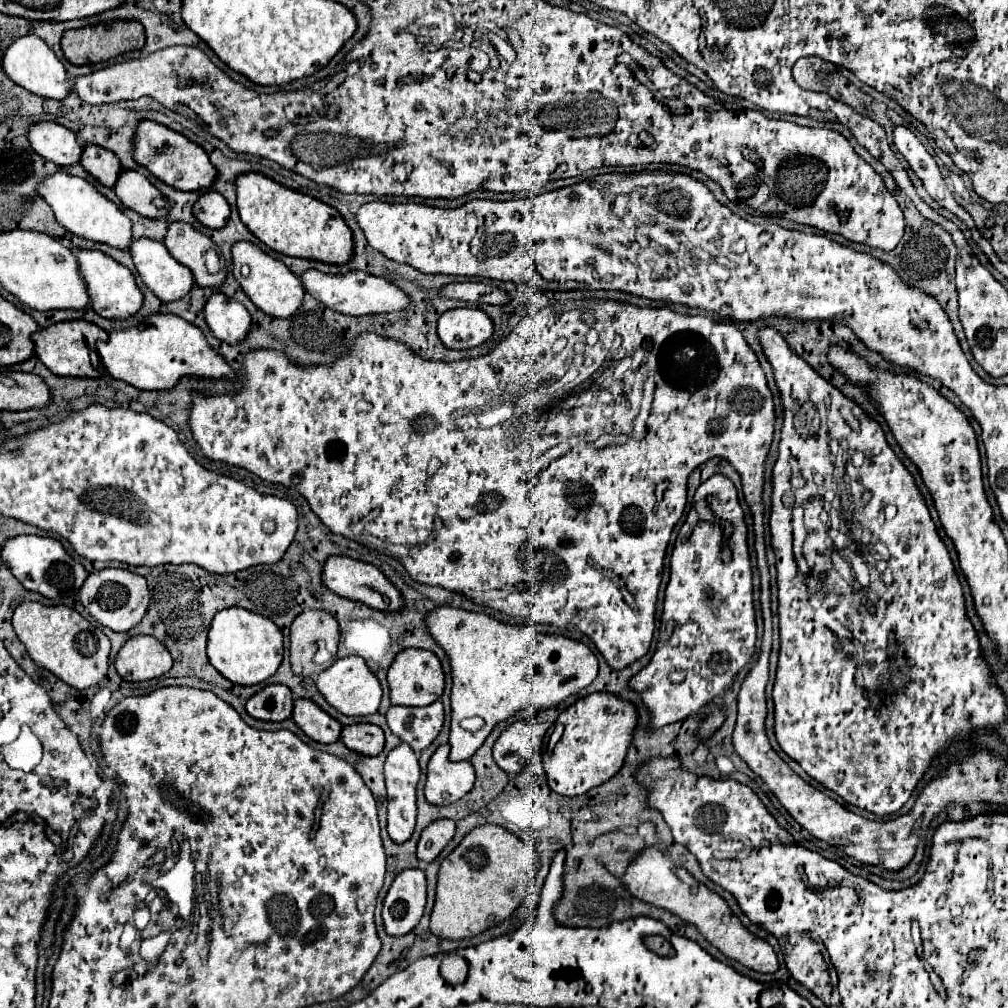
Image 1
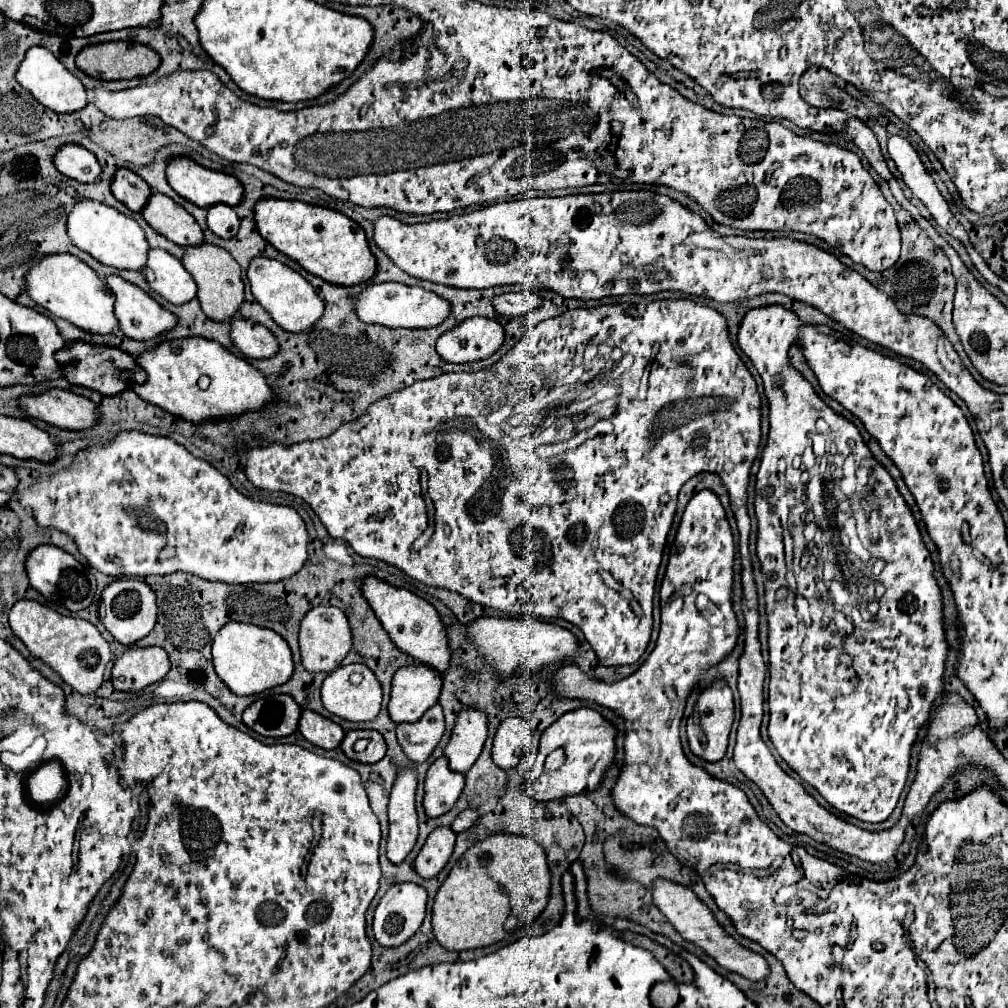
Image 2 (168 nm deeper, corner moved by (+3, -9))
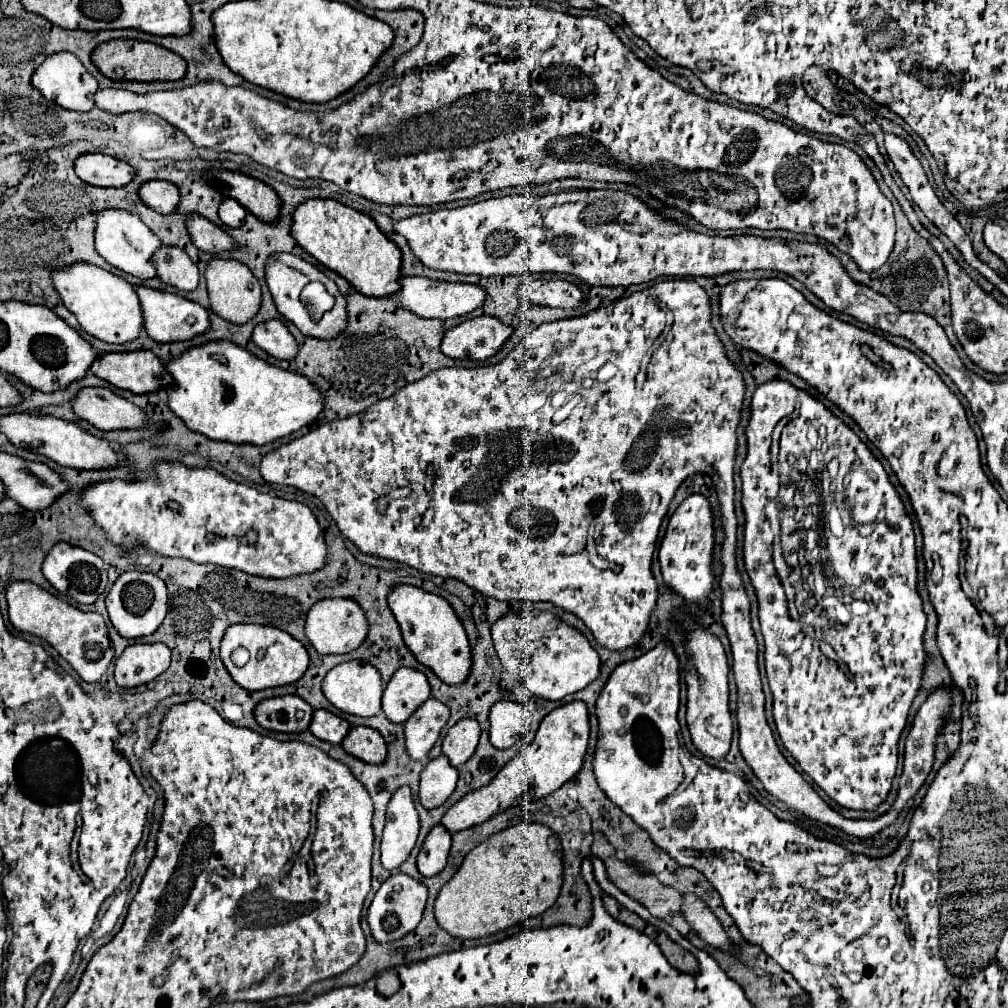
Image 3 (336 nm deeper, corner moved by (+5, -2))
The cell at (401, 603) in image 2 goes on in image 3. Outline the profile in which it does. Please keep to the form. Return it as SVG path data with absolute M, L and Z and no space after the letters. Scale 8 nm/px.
M412 585L394 587L388 597L388 603L400 623L404 643L414 653L414 657L422 665L430 667L438 675L438 679L442 679L446 685L464 683L472 669L472 649L466 637L466 631L460 619L456 617L454 609L450 607L450 603L442 599L440 595L428 593Z

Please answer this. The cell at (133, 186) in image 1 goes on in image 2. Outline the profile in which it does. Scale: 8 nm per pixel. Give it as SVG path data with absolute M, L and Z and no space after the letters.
M152 192L152 198L148 198L140 214L152 228L156 228L156 232L160 232L164 238L172 240L178 246L204 242L202 230L196 220L180 204L164 194Z

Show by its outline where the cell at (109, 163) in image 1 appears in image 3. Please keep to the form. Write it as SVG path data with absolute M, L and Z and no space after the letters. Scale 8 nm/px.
M148 181L140 187L140 197L158 213L174 213L180 203L180 189L170 181Z

